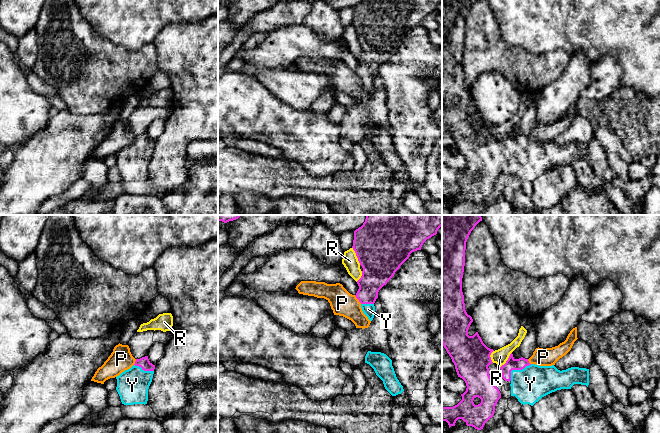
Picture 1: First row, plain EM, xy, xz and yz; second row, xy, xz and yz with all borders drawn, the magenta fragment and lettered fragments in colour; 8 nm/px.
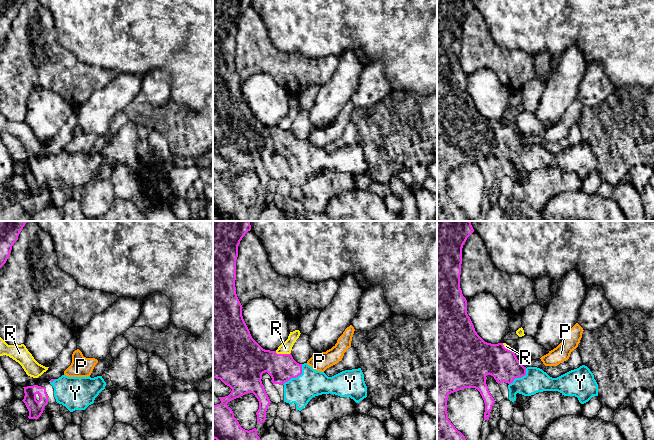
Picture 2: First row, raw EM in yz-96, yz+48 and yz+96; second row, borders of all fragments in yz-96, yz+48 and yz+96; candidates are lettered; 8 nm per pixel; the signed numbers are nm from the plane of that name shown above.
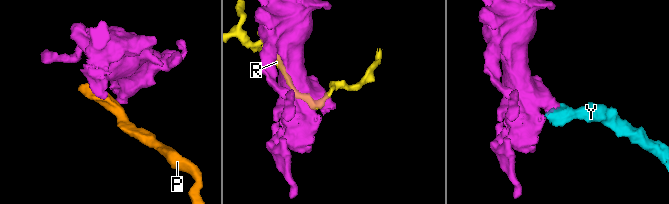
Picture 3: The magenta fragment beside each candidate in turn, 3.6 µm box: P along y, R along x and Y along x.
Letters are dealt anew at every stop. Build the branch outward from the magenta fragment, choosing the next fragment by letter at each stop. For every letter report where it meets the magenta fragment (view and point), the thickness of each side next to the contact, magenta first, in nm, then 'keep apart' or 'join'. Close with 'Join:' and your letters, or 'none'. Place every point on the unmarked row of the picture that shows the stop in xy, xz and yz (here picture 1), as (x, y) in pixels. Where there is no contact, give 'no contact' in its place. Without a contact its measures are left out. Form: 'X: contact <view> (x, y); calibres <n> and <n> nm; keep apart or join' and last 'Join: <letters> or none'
P: contact xz (357, 74); calibres 220 and 200 nm; keep apart
R: contact xz (356, 31); calibres 400 and 130 nm; keep apart
Y: contact yz (516, 145); calibres 100 and 280 nm; join
Join: Y

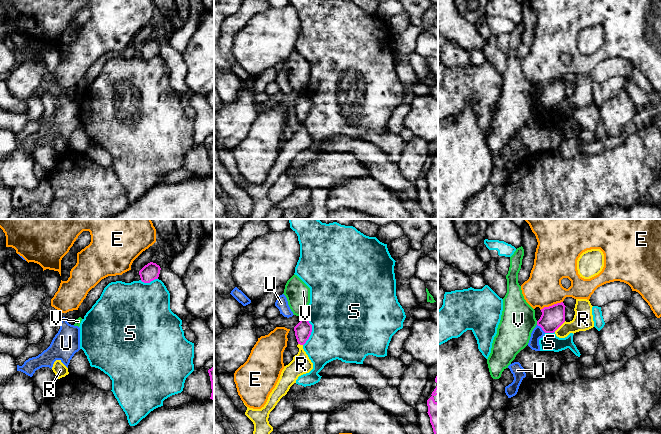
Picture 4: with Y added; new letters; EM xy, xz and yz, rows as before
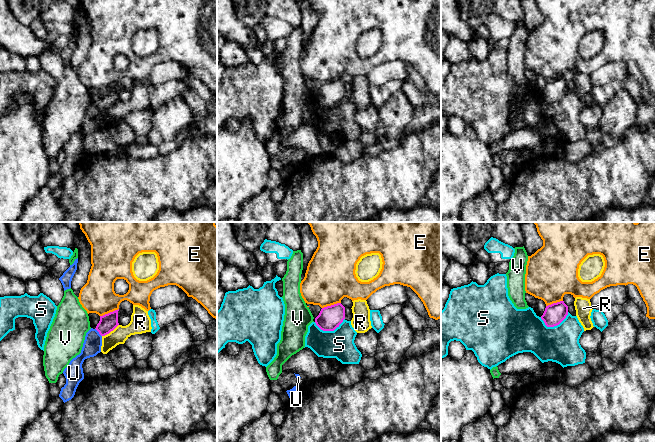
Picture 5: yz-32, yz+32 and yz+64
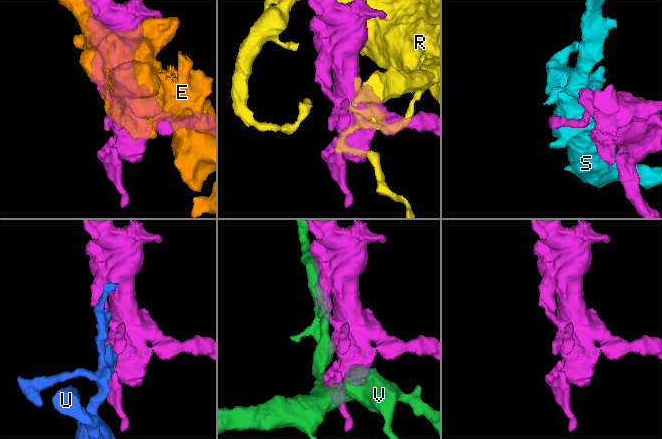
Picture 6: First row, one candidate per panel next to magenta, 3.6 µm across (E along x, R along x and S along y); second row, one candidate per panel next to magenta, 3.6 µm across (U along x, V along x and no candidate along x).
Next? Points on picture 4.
E: contact yz (552, 81); calibres 180 and 280 nm; keep apart
R: contact yz (559, 102); calibres 180 and 160 nm; keep apart
S: contact xz (311, 107); calibres 140 and 500 nm; keep apart
U: contact yz (541, 103); calibres 180 and 90 nm; keep apart
V: contact yz (537, 99); calibres 180 and 280 nm; keep apart
Join: none

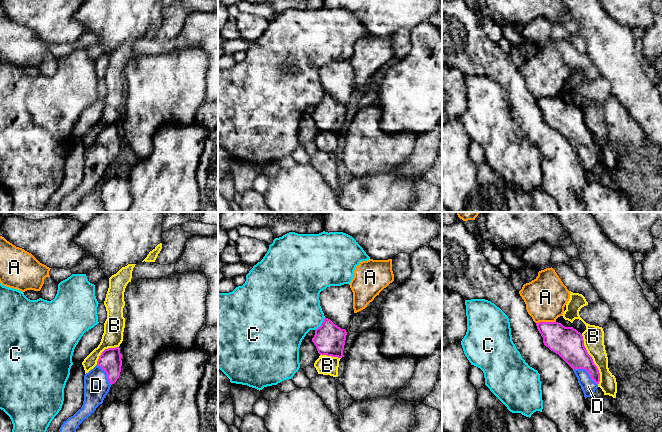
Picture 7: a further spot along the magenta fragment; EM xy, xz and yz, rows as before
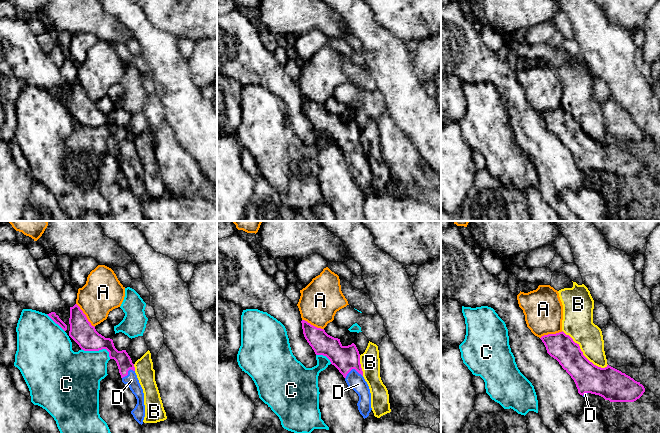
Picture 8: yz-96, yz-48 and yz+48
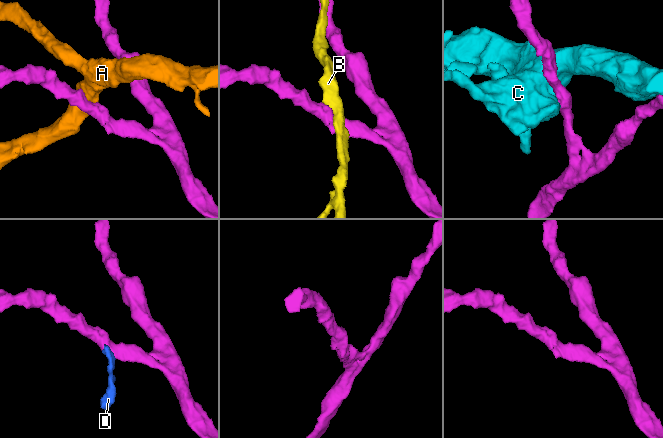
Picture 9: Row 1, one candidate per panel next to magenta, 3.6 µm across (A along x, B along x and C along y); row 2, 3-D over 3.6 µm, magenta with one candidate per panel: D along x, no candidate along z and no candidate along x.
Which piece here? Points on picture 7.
A: contact yz (545, 98); calibres 240 and 340 nm; keep apart
B: contact yz (592, 135); calibres 240 and 170 nm; keep apart
C: contact xz (321, 100); calibres 260 and 420 nm; keep apart
D: contact yz (587, 147); calibres 220 and 120 nm; join
Join: D

